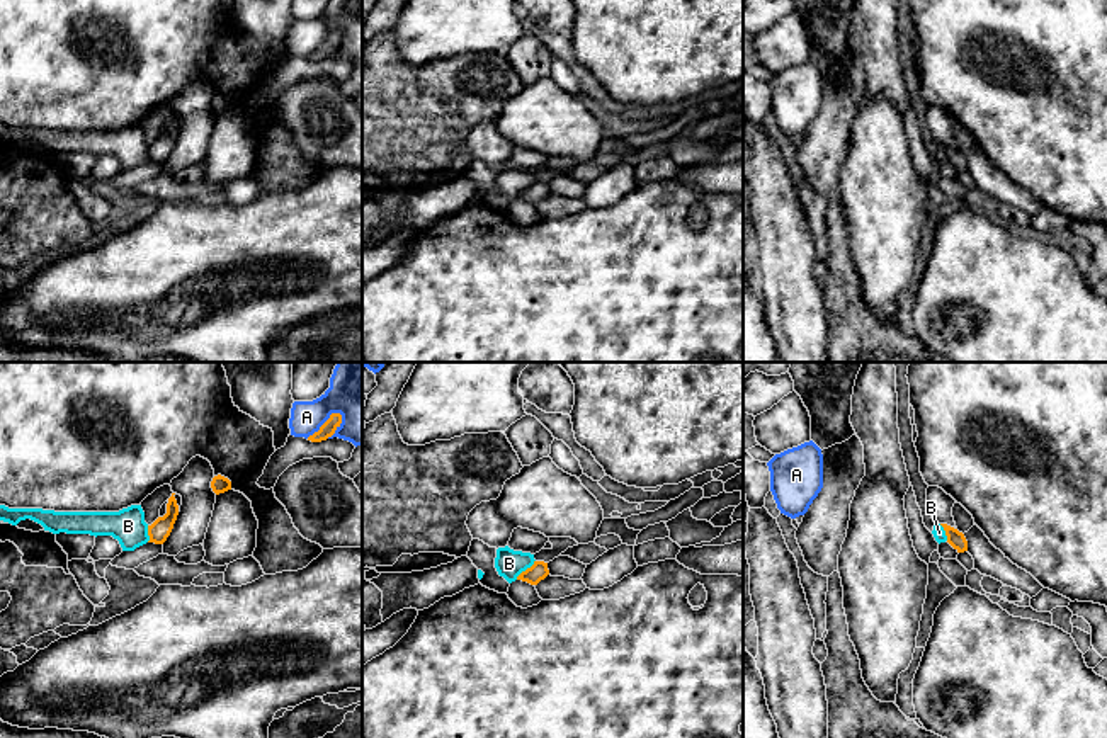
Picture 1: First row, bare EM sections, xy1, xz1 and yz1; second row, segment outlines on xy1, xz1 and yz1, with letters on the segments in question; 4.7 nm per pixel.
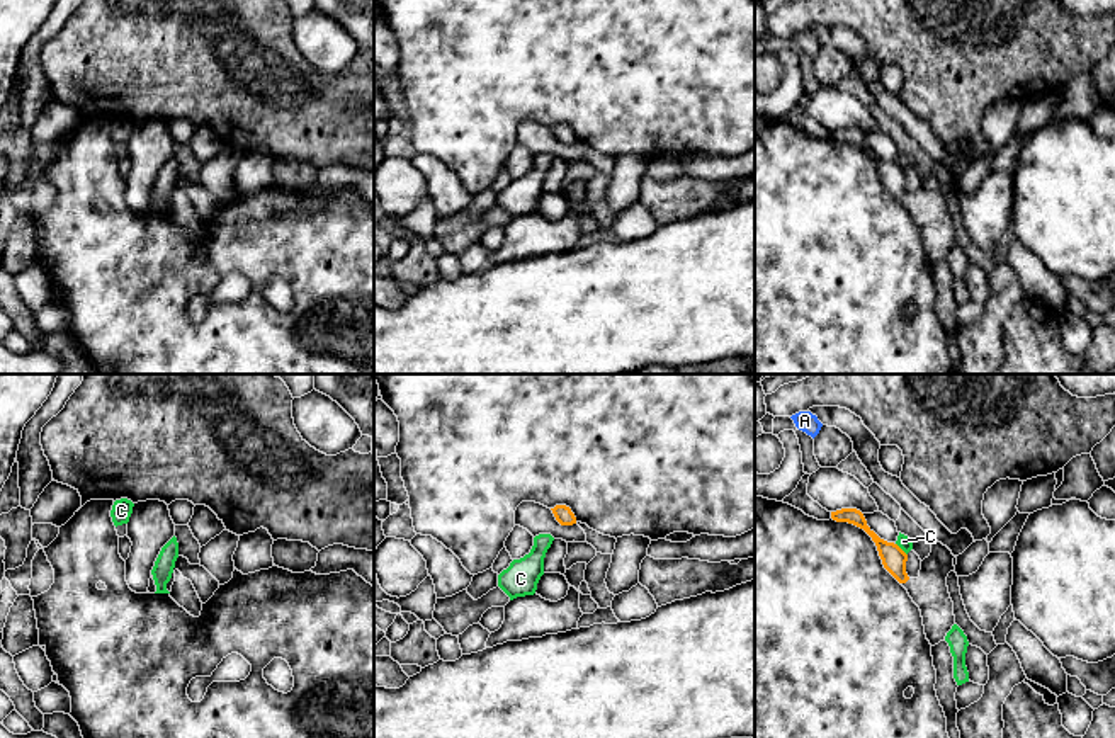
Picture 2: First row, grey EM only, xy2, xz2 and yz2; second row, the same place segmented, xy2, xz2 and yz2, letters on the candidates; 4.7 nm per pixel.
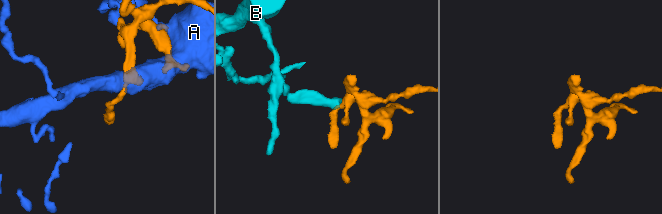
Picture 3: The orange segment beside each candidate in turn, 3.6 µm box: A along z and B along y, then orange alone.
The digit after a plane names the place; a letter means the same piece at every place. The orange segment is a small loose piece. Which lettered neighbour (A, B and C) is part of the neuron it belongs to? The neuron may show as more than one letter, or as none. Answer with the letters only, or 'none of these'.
none of these

